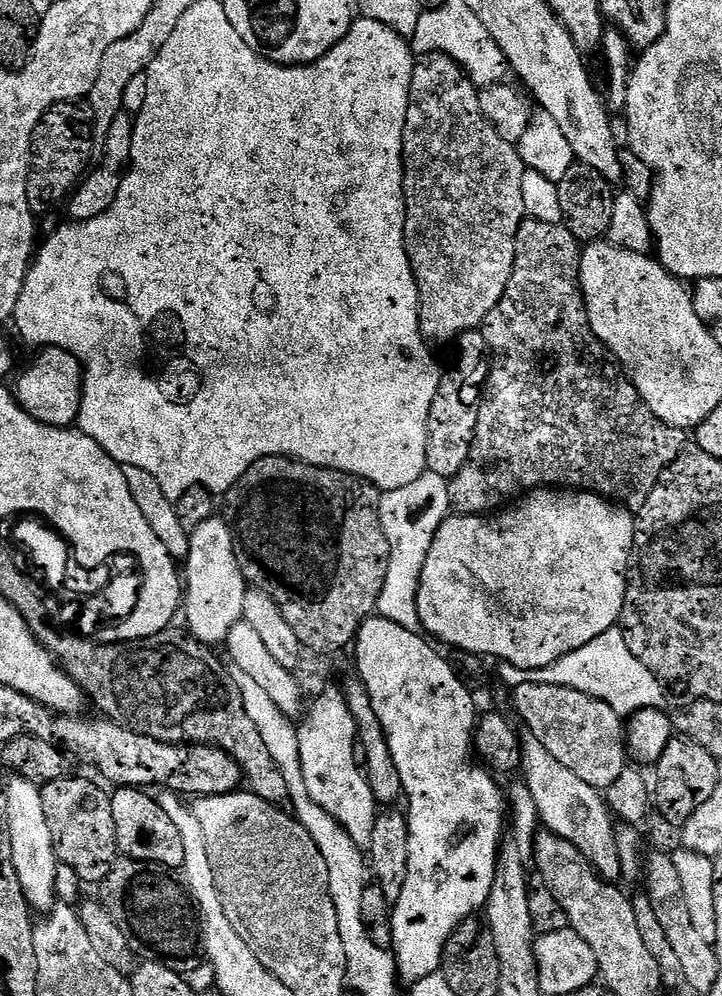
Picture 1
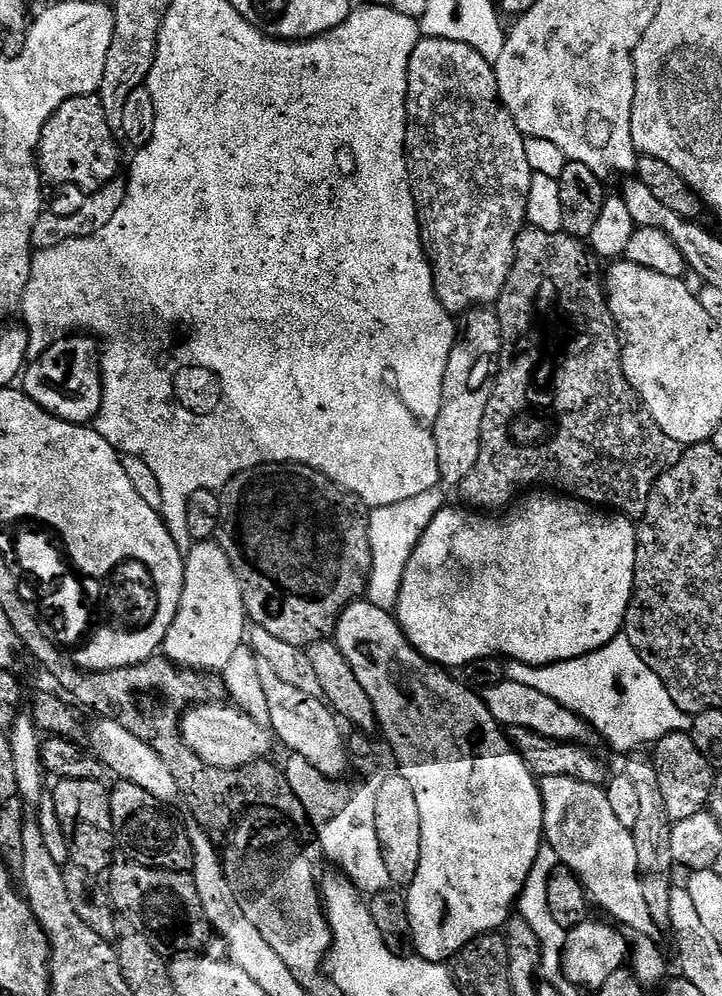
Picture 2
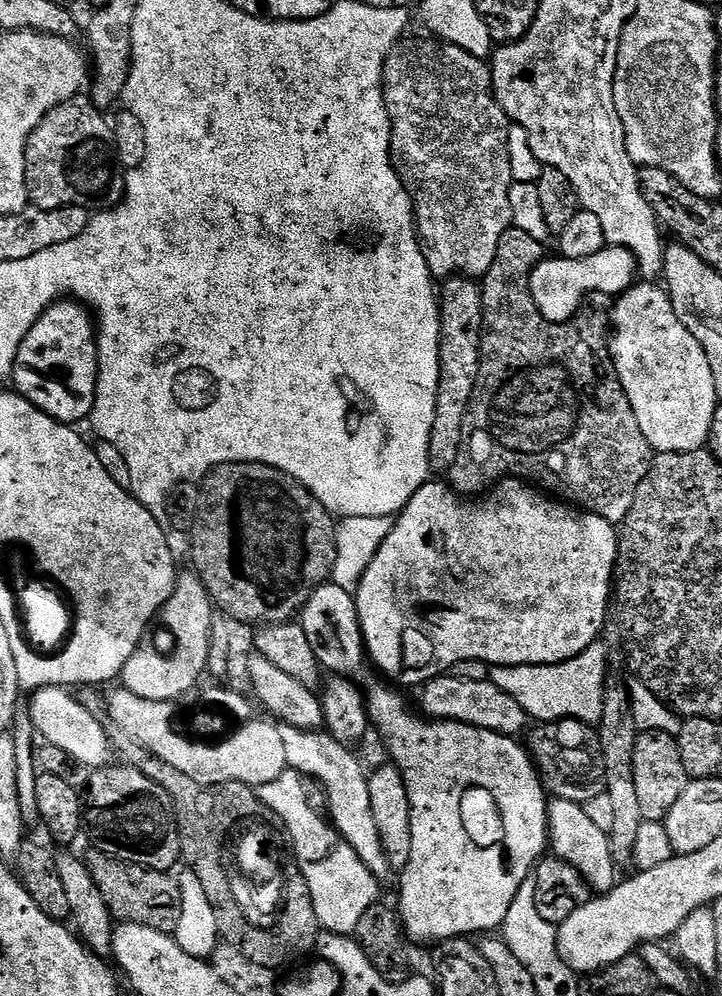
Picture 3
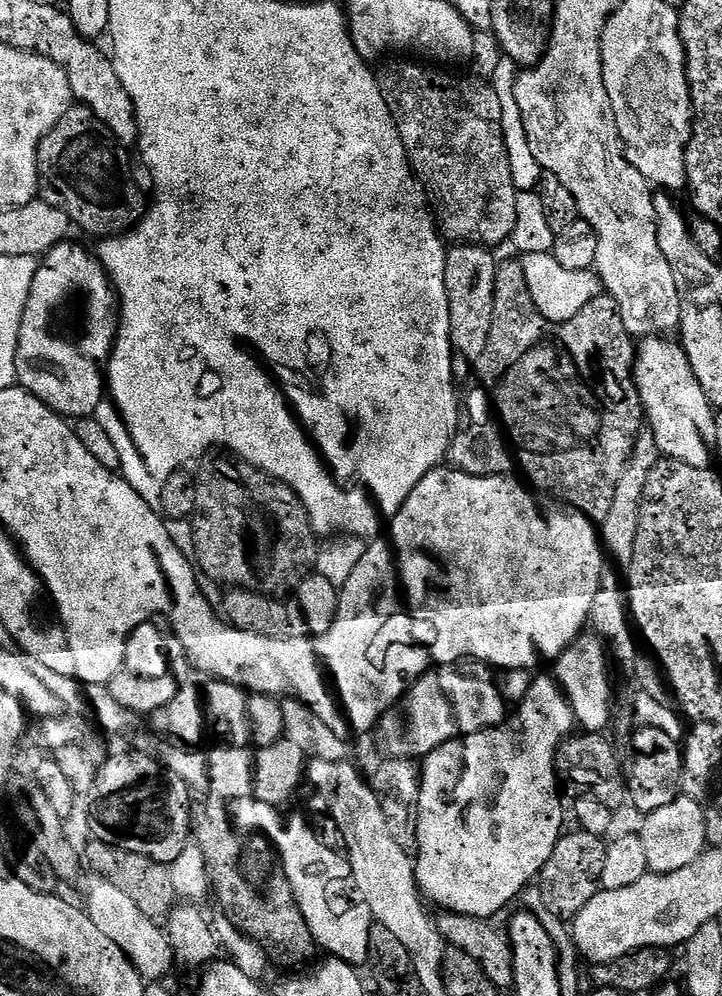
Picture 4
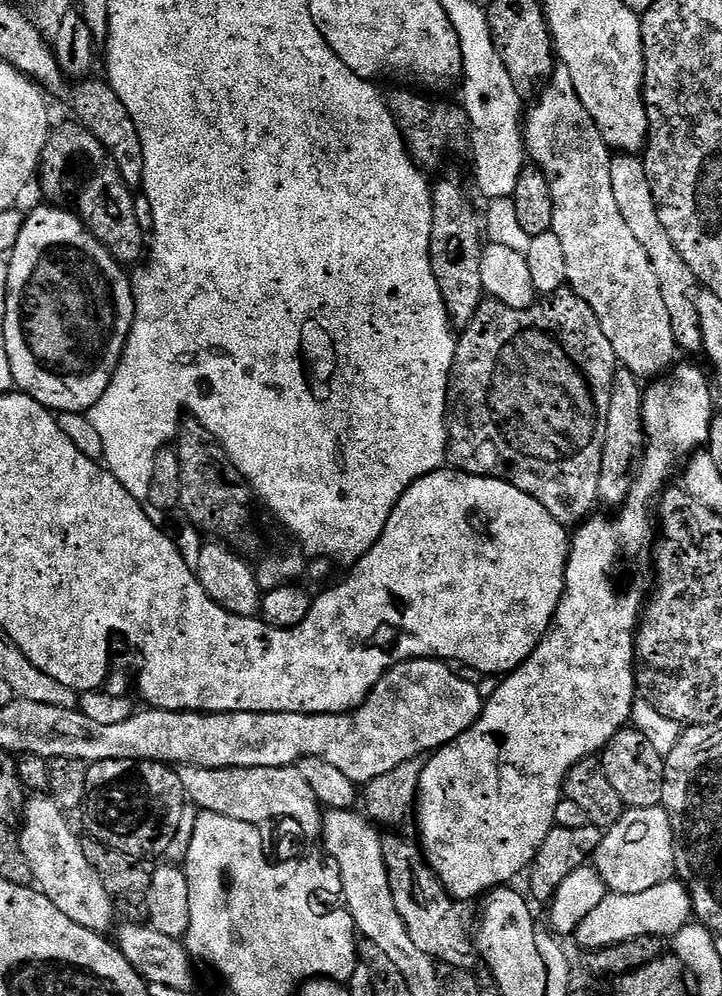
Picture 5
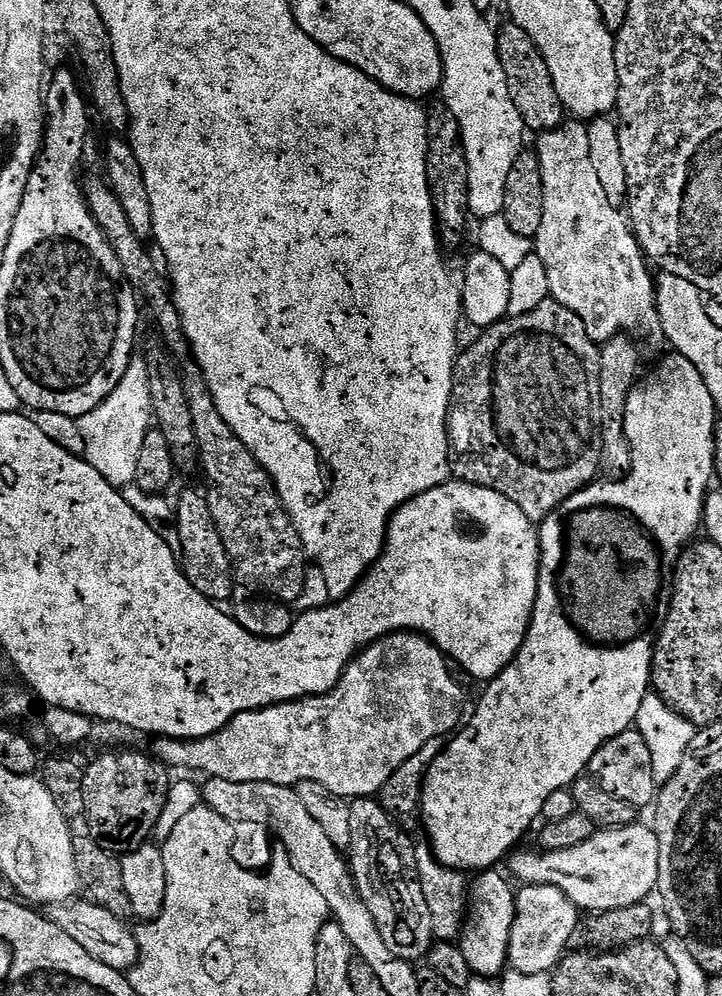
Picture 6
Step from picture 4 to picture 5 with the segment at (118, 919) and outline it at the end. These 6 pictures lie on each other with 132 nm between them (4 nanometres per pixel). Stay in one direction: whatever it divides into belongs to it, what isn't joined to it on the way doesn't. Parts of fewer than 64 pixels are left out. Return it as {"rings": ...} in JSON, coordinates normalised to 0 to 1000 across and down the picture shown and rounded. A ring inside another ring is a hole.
{"rings":[[[50,797],[35,806],[30,823],[32,819],[33,832],[29,830],[25,838],[30,857],[36,857],[36,865],[42,865],[48,891],[69,902],[97,926],[108,926],[108,930],[119,930],[127,936],[148,937],[148,932],[157,931],[155,923],[163,920],[161,909],[152,898],[147,898],[147,890],[141,890],[141,882],[136,882],[130,869],[119,865],[112,840],[94,828],[96,820],[89,812],[72,804],[71,798]]]}

